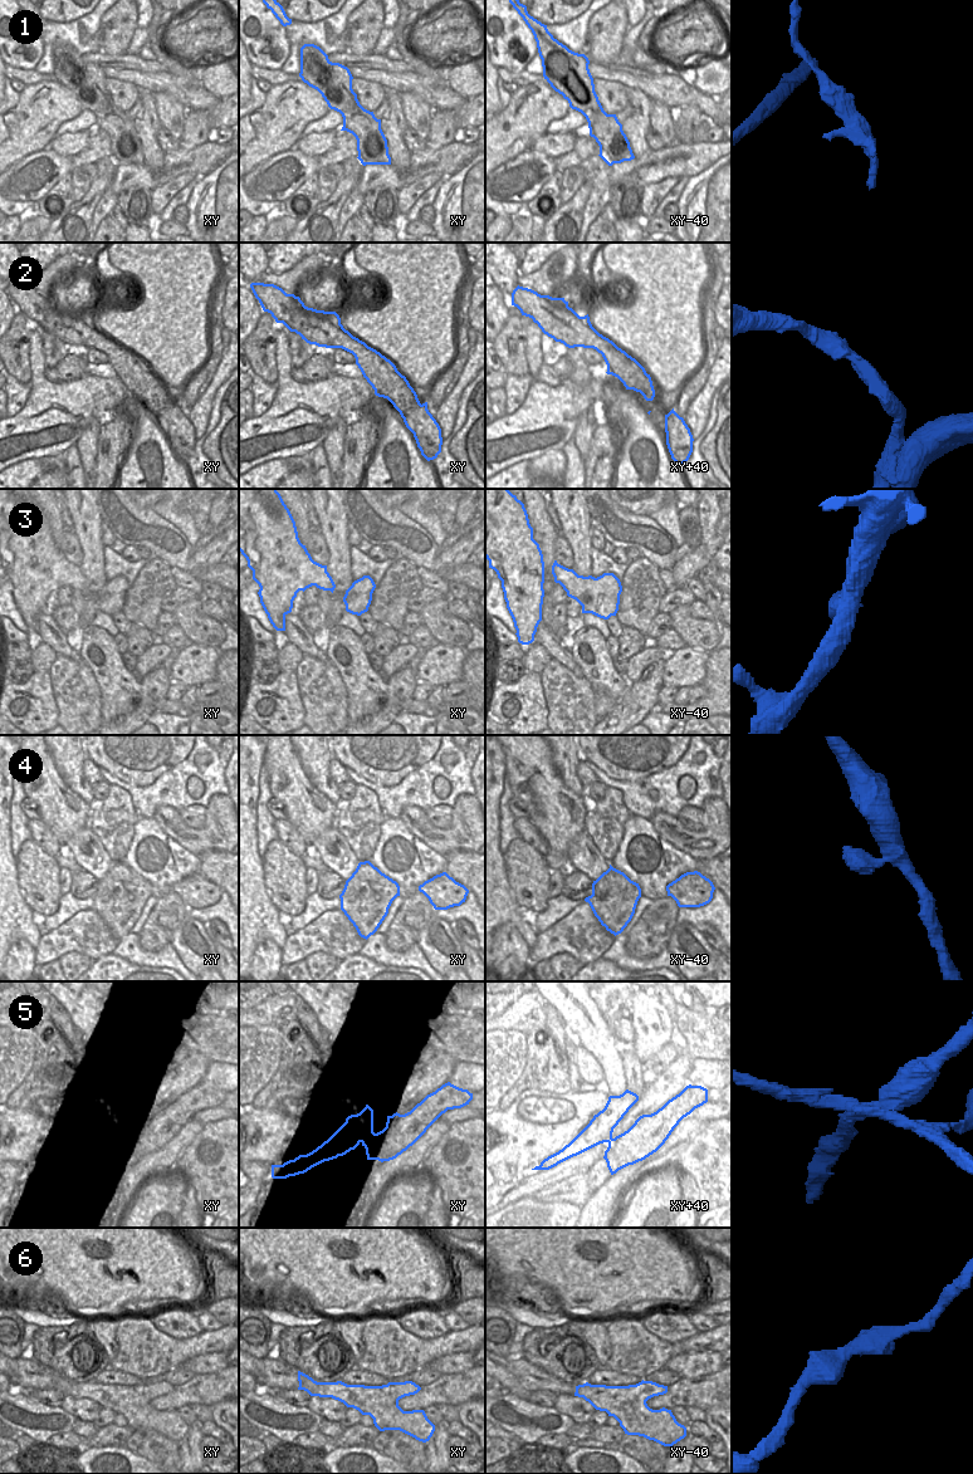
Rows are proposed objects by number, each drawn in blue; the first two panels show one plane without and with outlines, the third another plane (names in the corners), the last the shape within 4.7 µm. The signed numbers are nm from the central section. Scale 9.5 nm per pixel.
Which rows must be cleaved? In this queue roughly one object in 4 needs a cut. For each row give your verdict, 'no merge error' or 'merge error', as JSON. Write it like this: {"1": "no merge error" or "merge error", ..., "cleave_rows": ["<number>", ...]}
{"1": "no merge error", "2": "no merge error", "3": "no merge error", "4": "no merge error", "5": "merge error", "6": "no merge error", "cleave_rows": ["5"]}

